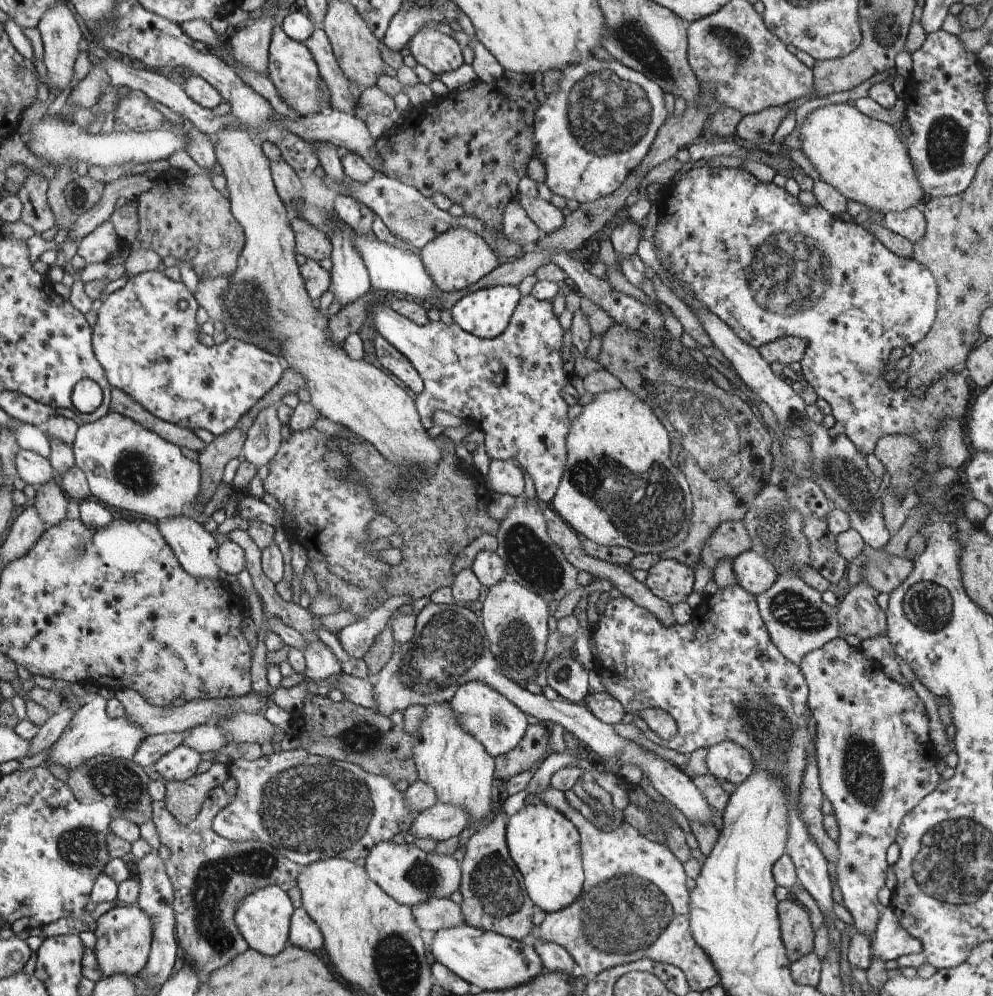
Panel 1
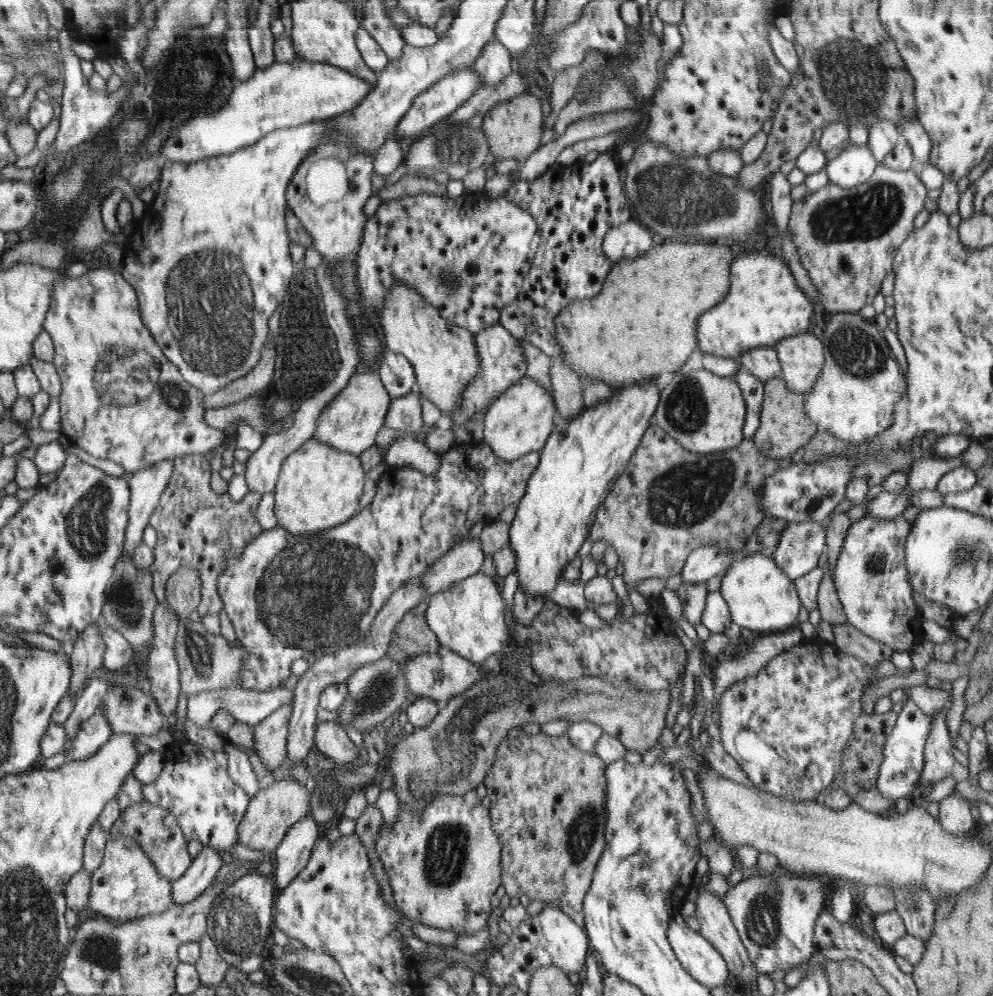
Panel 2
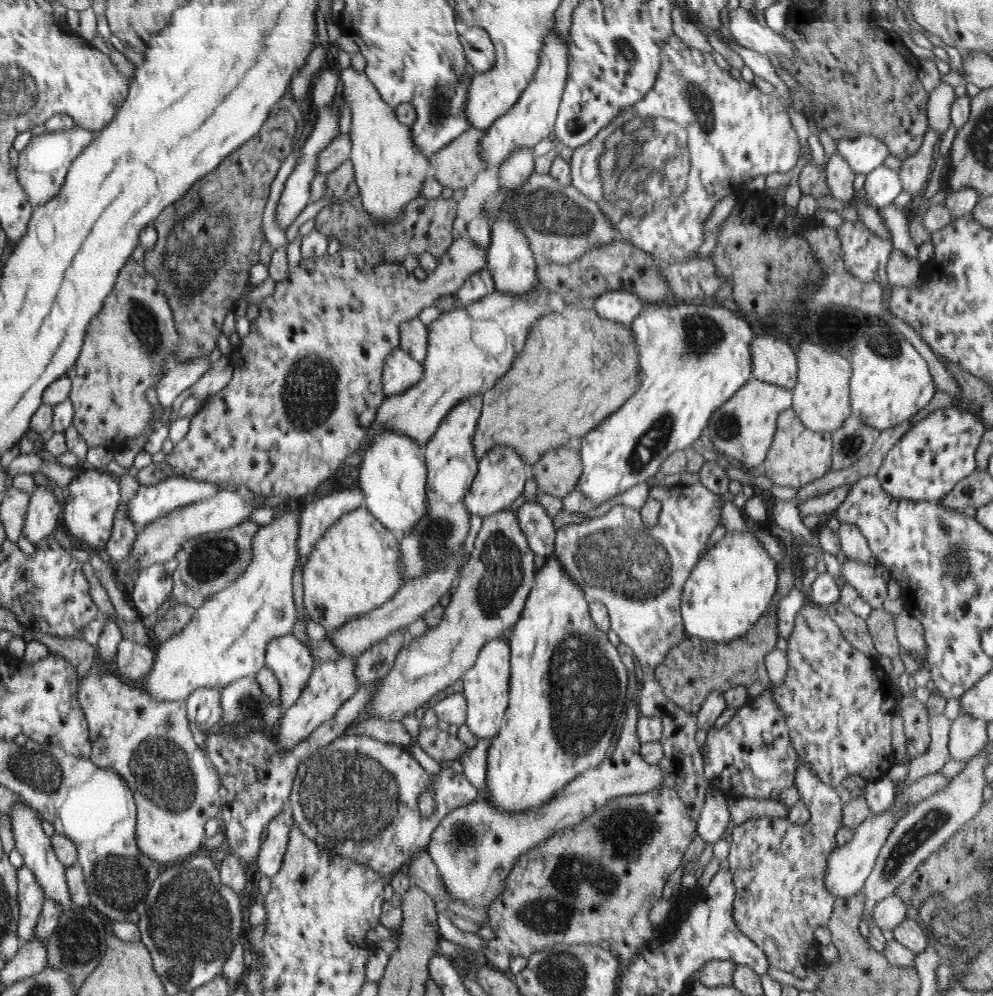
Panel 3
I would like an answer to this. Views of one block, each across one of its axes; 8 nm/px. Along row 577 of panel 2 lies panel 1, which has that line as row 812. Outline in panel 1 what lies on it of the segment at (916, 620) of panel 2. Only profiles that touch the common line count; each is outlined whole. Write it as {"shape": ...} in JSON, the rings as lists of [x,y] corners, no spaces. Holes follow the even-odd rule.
{"shape":[[[840,636],[827,642],[818,650],[813,650],[810,654],[807,654],[800,663],[800,670],[802,670],[802,674],[804,674],[809,688],[809,694],[807,696],[808,708],[815,719],[817,728],[815,747],[817,750],[816,759],[818,760],[821,789],[825,798],[832,803],[833,815],[836,817],[839,828],[837,844],[840,857],[835,876],[836,882],[842,894],[843,905],[848,908],[850,914],[852,914],[852,918],[854,918],[854,930],[857,930],[860,934],[866,934],[866,936],[870,938],[870,942],[872,942],[874,932],[876,932],[876,926],[878,926],[878,920],[880,920],[880,910],[884,908],[878,900],[878,892],[886,887],[886,876],[888,867],[890,866],[886,860],[886,850],[888,850],[888,847],[893,842],[896,842],[902,818],[904,818],[904,816],[906,816],[906,814],[927,794],[930,794],[942,781],[941,774],[939,774],[936,769],[938,758],[937,750],[929,734],[929,715],[927,714],[927,708],[910,684],[900,684],[900,682],[896,682],[896,680],[892,680],[892,678],[886,676],[879,661],[869,661],[868,658],[862,654],[860,648],[849,645]]]}

